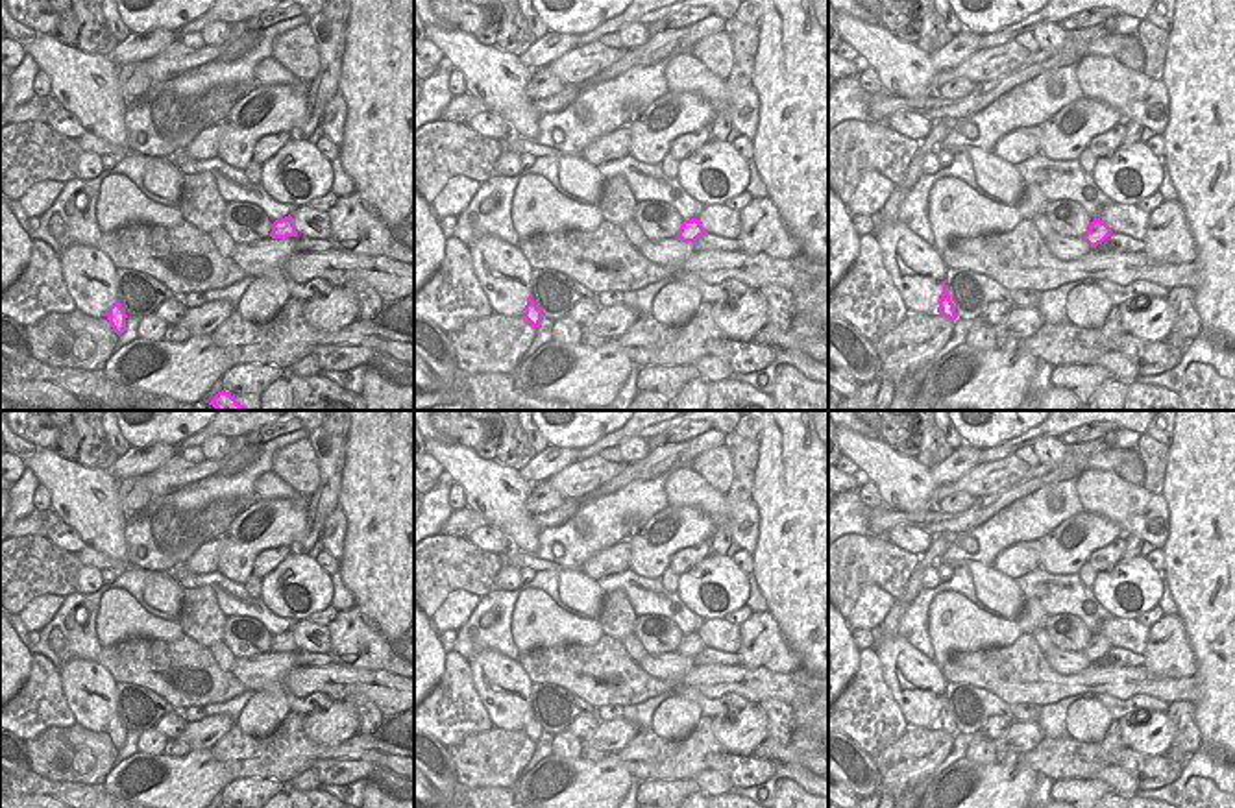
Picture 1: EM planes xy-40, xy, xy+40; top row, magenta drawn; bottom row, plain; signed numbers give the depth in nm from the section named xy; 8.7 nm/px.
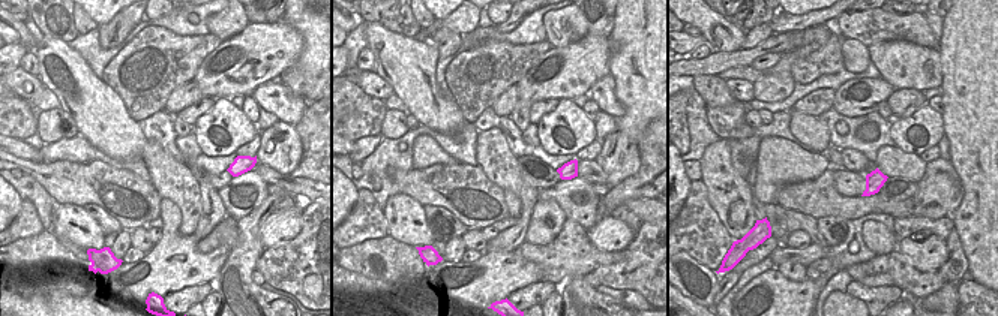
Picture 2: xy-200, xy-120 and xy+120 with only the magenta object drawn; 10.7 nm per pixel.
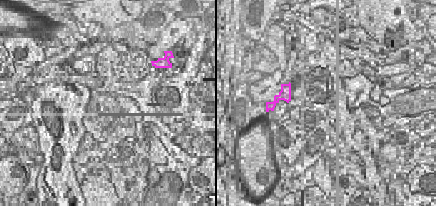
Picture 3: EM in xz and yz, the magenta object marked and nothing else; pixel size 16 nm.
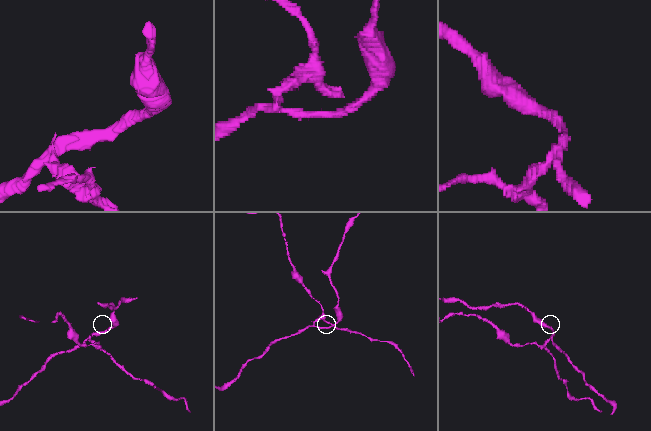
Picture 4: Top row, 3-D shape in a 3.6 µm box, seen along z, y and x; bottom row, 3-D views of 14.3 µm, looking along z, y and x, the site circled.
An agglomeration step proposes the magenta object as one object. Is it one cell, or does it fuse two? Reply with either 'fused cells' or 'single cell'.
fused cells

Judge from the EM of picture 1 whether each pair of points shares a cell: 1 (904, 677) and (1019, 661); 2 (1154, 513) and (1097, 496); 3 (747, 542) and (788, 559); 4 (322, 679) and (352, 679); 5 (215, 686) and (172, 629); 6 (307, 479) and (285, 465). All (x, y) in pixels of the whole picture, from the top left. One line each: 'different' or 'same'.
1: different
2: same
3: different
4: same
5: different
6: same

